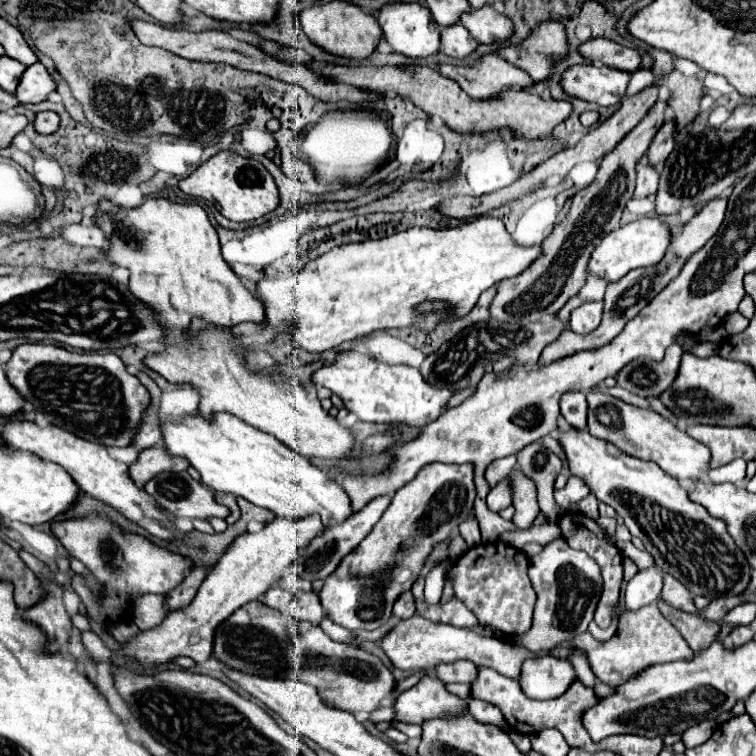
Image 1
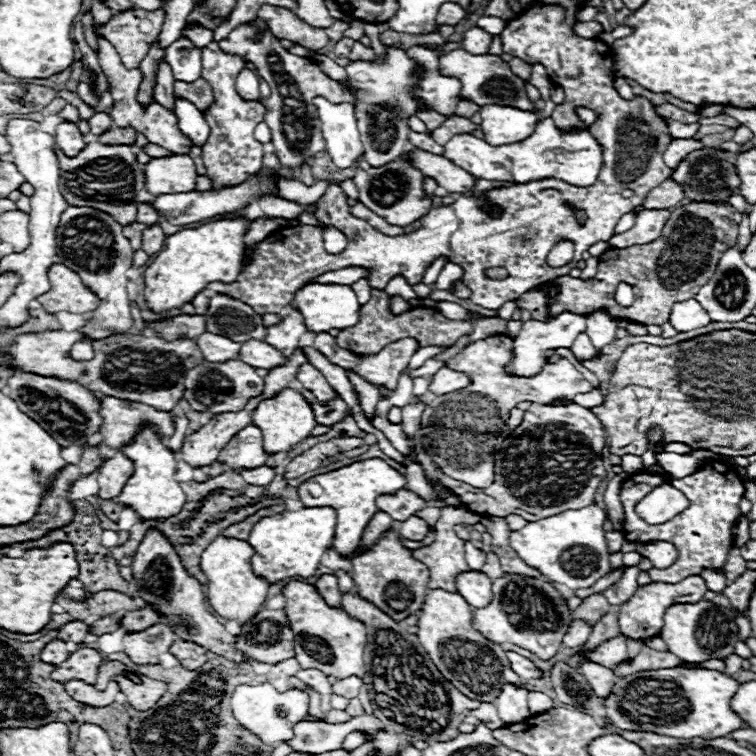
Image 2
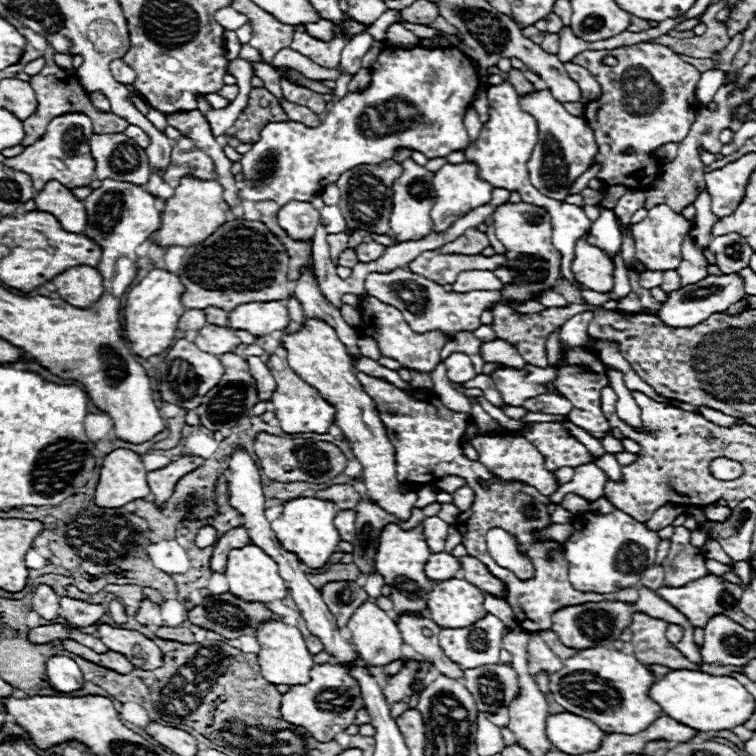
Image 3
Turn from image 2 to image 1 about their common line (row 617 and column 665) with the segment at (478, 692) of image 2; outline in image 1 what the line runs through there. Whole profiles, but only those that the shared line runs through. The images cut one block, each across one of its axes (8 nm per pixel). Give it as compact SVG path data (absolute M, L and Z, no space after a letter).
M588 392L586 400L588 400L588 430L592 436L604 438L616 444L622 452L628 452L636 458L656 462L666 474L678 480L702 478L704 472L708 472L710 450L698 440L690 438L686 432L672 426L658 412L626 404L620 398L612 398L610 394L602 392Z

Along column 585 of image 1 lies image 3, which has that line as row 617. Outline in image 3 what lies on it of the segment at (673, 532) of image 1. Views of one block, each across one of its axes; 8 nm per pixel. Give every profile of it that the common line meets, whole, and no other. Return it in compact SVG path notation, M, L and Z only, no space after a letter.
M442 580L428 594L428 614L442 628L464 628L486 616L484 596L466 580Z

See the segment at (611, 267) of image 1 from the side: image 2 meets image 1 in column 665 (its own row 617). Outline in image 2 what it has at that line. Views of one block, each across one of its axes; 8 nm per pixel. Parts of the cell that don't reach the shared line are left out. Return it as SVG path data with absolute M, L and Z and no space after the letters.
M218 536L200 558L200 568L208 576L208 602L220 614L222 618L236 620L240 624L246 624L246 620L252 620L262 610L262 604L268 594L268 582L254 576L252 572L252 558L254 550L248 542L242 540L230 540L224 536Z

